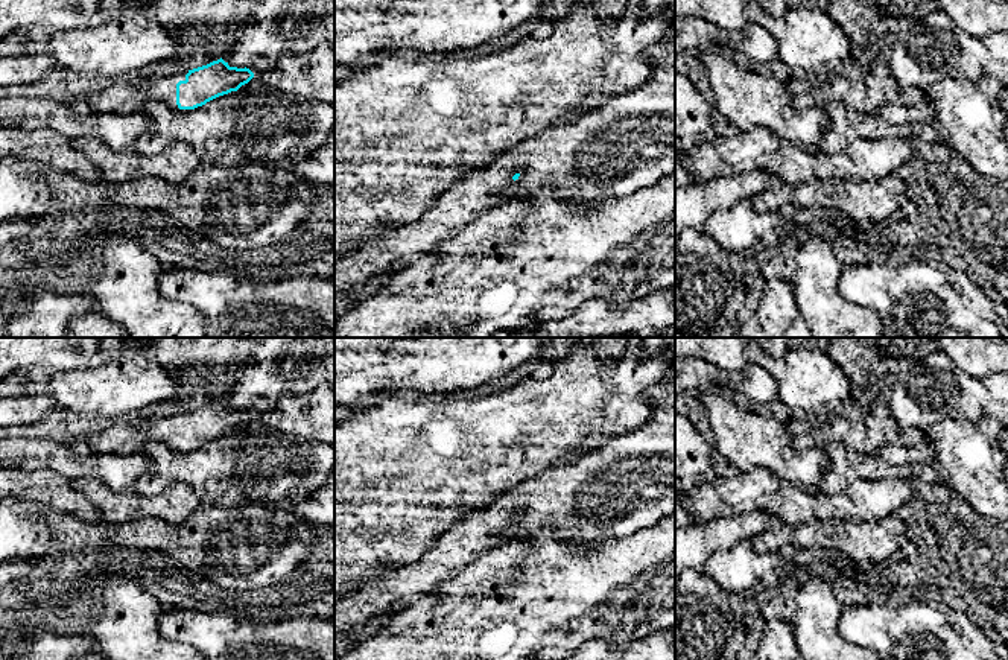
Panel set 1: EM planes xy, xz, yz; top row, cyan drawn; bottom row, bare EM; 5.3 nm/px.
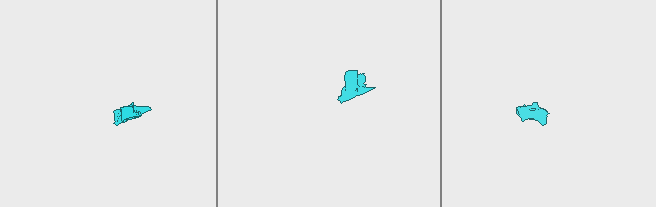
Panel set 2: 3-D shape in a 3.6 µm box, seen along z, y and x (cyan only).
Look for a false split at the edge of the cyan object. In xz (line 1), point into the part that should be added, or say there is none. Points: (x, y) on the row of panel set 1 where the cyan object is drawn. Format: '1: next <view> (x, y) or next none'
1: next none

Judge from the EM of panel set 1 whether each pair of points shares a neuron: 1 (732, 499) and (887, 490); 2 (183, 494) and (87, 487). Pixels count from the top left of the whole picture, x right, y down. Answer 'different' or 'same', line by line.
1: same
2: same

